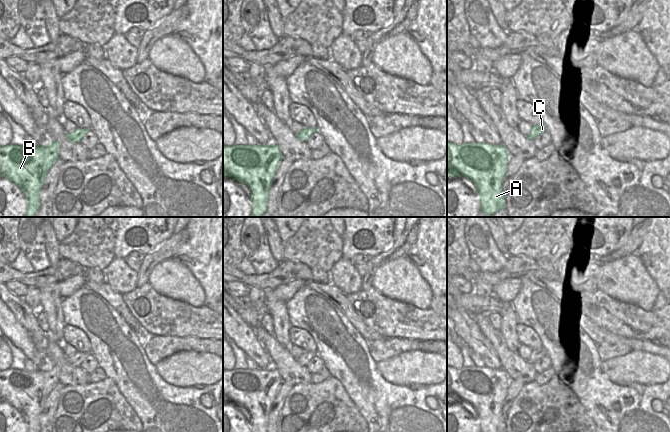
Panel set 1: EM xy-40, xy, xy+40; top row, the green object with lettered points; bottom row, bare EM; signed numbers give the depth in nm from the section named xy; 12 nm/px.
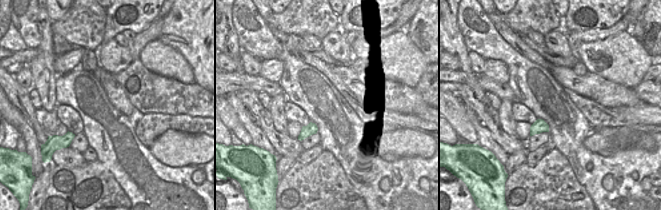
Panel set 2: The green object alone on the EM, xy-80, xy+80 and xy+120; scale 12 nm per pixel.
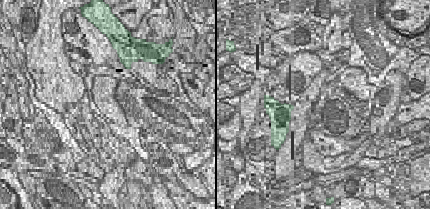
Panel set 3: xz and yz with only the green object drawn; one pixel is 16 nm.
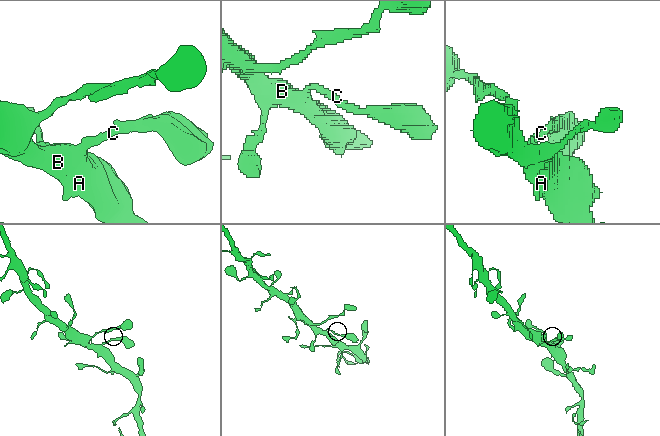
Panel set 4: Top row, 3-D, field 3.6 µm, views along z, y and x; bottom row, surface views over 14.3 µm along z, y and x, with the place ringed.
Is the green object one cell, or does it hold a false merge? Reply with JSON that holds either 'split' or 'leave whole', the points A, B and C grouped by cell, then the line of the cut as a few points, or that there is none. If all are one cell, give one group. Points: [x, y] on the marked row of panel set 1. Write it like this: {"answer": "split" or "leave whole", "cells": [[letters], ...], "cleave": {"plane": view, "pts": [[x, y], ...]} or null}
{"answer": "leave whole", "cells": [["A", "B", "C"]], "cleave": null}

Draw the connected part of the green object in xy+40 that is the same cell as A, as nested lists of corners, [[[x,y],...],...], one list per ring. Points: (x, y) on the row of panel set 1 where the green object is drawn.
[[[447,142],[447,174],[472,180],[480,197],[481,212],[491,216],[505,209],[502,182],[509,157],[503,145]]]

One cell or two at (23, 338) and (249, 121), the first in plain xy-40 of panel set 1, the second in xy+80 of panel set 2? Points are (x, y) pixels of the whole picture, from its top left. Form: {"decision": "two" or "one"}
{"decision": "one"}

